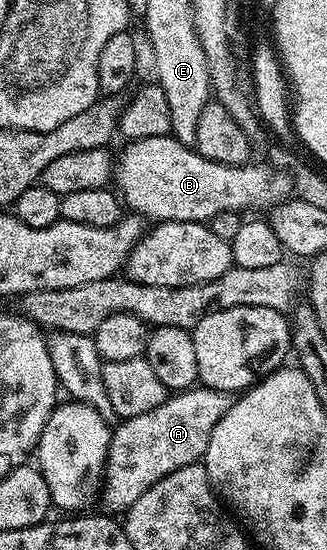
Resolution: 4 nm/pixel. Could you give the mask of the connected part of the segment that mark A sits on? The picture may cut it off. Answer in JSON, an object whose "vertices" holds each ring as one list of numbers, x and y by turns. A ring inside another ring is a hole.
{"vertices":[[197,385,190,390,170,394,165,403,159,405,159,409,151,409,151,413,121,419,109,436,103,476,104,510,124,513,167,473,173,473,183,465,201,463,207,453,207,441,211,441,211,429,219,425,223,413,227,413,234,402,230,392]]}

